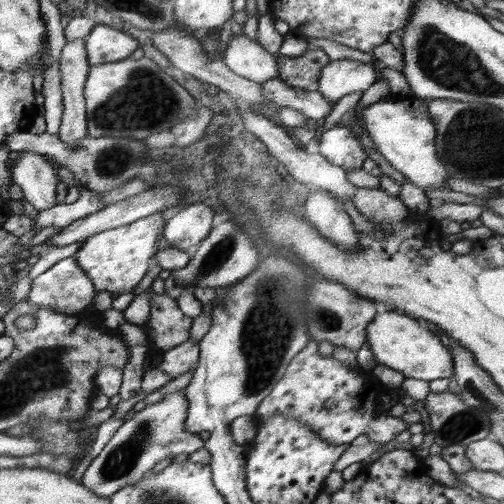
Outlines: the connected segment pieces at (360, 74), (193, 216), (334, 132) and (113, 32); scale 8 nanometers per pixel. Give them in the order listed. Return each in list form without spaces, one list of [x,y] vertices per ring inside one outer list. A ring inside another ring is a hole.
[[[351,59],[328,62],[320,72],[318,91],[328,101],[336,104],[346,94],[366,91],[377,81],[379,70],[368,63]]]
[[[202,200],[186,205],[186,208],[166,221],[162,232],[164,240],[174,249],[193,249],[207,238],[214,214],[214,208]]]
[[[337,124],[321,134],[318,152],[331,164],[340,166],[346,174],[363,169],[367,159],[367,154],[354,132]]]
[[[118,23],[97,25],[86,39],[86,55],[91,65],[101,65],[128,58],[140,47],[137,39],[124,34]]]

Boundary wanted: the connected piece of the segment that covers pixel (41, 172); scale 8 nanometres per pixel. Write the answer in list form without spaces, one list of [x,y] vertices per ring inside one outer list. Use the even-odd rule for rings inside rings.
[[[20,151],[11,172],[13,181],[20,186],[25,200],[36,211],[48,210],[56,202],[56,174],[44,154]]]

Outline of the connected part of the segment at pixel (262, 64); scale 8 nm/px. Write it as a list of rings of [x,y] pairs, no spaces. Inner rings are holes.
[[[244,34],[233,36],[223,55],[230,70],[250,80],[262,83],[280,76],[276,56]]]

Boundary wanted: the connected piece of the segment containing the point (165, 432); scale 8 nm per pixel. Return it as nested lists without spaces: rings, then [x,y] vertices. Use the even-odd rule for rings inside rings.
[[[180,390],[166,395],[161,402],[136,412],[118,428],[110,442],[93,459],[80,482],[97,495],[110,498],[118,490],[140,481],[163,458],[176,456],[181,452],[190,454],[206,446],[213,446],[213,440],[205,443],[198,434],[184,431],[186,411],[188,402],[184,399],[183,390]]]

